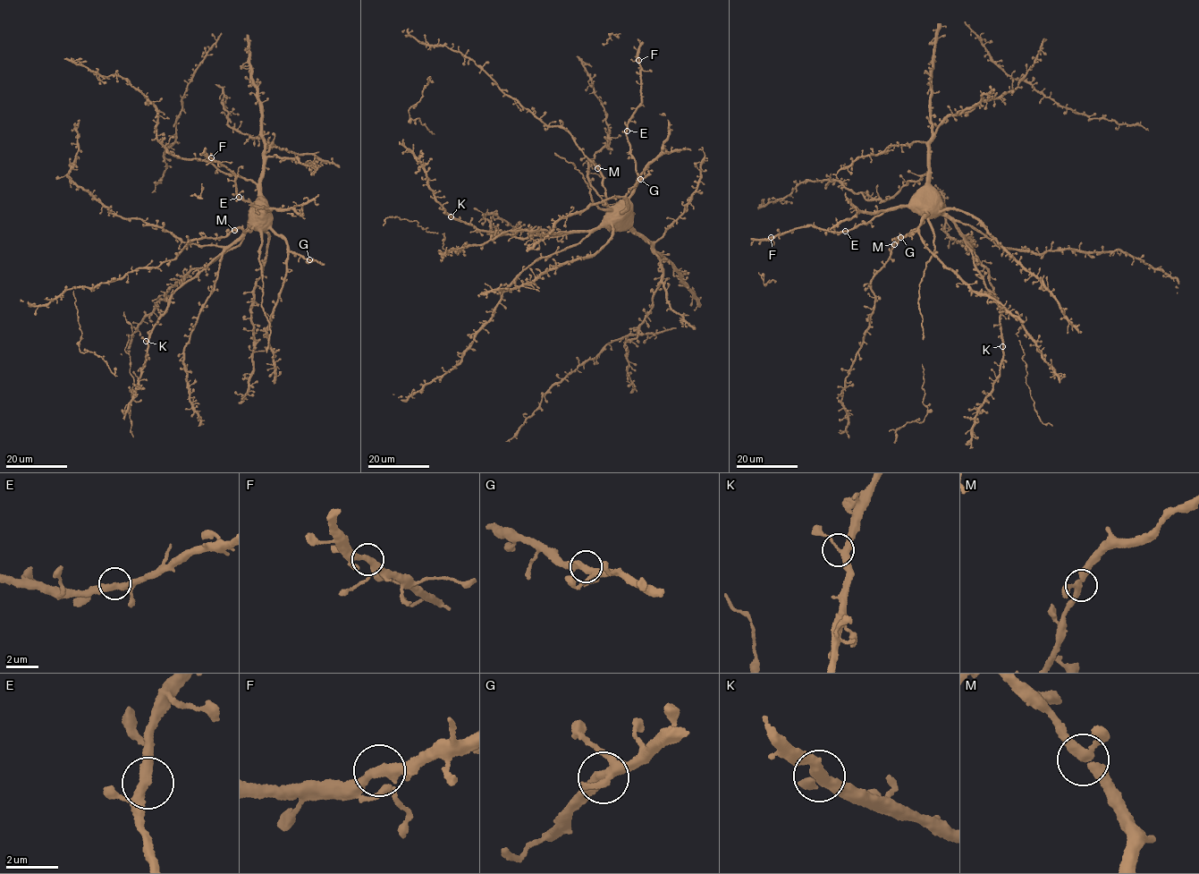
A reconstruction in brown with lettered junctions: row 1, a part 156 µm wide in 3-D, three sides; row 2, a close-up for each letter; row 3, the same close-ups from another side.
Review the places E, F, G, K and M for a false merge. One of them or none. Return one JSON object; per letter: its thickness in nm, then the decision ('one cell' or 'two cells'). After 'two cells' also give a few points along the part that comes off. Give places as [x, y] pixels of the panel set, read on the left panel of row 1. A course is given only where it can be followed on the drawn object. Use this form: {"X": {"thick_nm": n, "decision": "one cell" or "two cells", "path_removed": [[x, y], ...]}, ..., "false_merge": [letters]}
{"E": {"thick_nm": 320, "decision": "one cell"}, "F": {"thick_nm": 280, "decision": "one cell"}, "G": {"thick_nm": 320, "decision": "one cell"}, "K": {"thick_nm": 280, "decision": "one cell"}, "M": {"thick_nm": 320, "decision": "one cell"}, "false_merge": []}

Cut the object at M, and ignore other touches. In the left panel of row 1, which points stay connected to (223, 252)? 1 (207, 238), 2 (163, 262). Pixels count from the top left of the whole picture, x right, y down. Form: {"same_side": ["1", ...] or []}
{"same_side": []}

